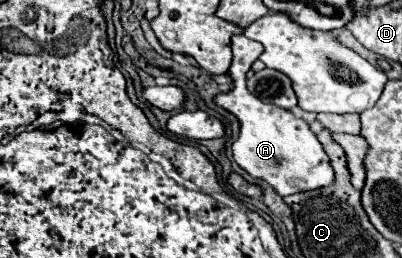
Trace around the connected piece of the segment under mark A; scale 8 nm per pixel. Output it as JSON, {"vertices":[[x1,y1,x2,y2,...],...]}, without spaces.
{"vertices":[[234,35,232,37,232,65,230,65,234,89,228,93,220,93,214,99,216,105,234,113,240,121,240,137,232,145,234,161,254,179,264,179,266,183,270,183,282,197,298,193,298,191,330,187,336,179,334,169,320,141,310,131,308,123,294,117,290,111,284,111,276,105,268,105,260,101,258,97,254,97,252,93,248,93,246,73,250,65,260,57,260,53,262,53,260,43,244,35]]}

